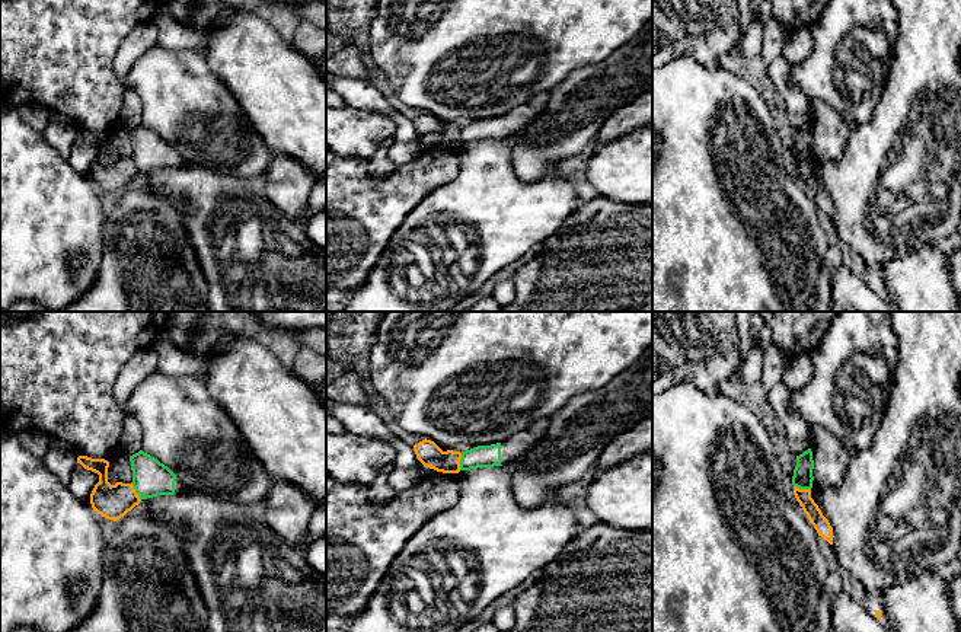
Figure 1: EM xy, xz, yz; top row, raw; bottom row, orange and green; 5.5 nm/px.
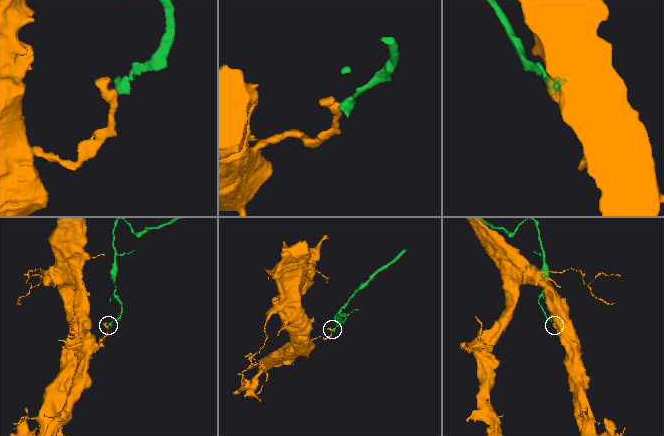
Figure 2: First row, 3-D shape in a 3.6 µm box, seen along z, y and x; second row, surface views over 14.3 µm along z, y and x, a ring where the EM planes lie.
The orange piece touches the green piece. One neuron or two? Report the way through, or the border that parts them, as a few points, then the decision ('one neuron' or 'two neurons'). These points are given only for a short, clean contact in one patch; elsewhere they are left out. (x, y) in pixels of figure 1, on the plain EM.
border along xy (131, 156), (140, 174); two neurons

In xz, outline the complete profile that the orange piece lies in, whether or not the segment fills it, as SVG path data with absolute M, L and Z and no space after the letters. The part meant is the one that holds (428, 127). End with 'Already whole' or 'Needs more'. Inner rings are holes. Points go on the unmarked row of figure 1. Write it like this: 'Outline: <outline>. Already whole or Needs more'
Outline: M422 114L414 119L414 125L418 134L430 143L443 147L459 147L460 146L460 125L447 124L443 125L434 115Z. Already whole

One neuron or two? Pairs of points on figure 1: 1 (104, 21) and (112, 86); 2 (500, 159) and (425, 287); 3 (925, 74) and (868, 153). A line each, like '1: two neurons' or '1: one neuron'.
1: one neuron
2: one neuron
3: one neuron

